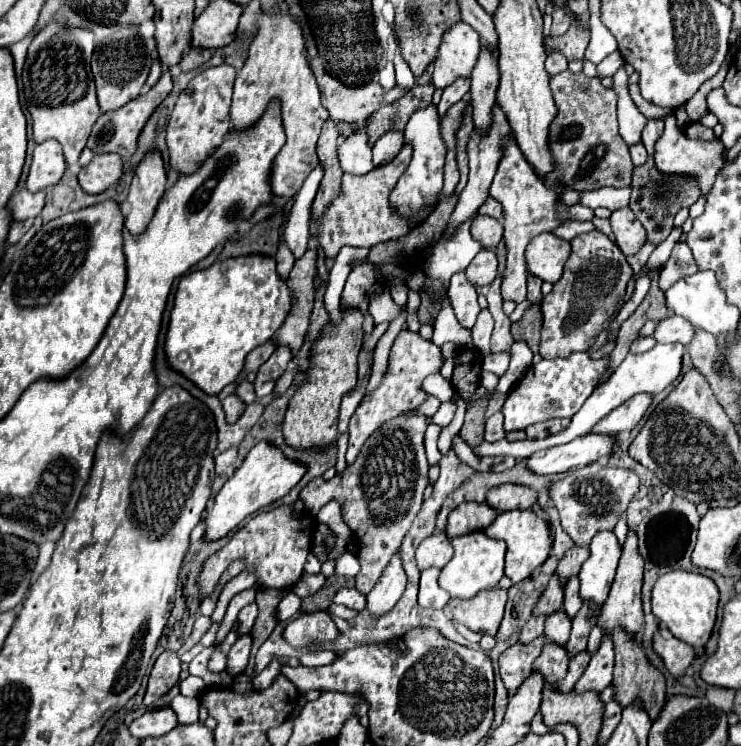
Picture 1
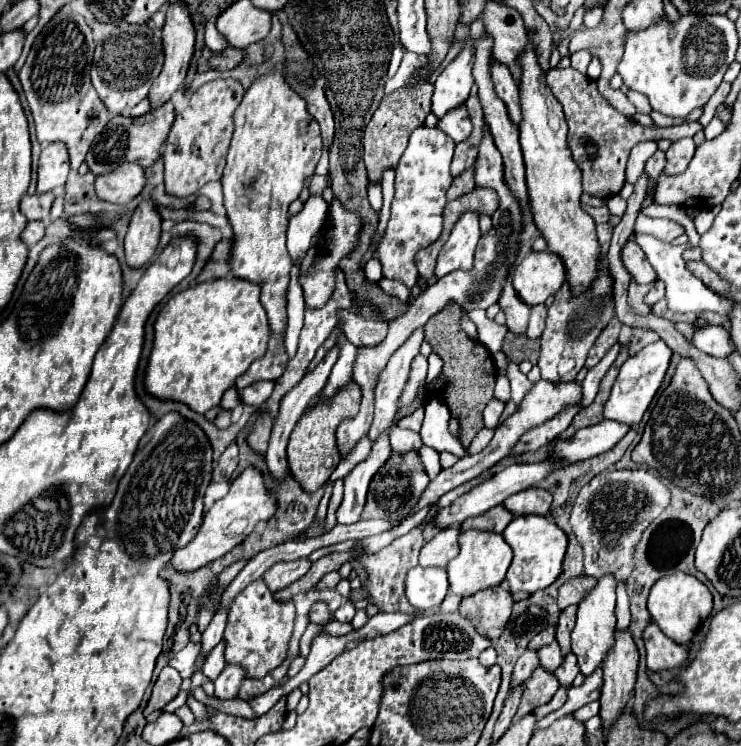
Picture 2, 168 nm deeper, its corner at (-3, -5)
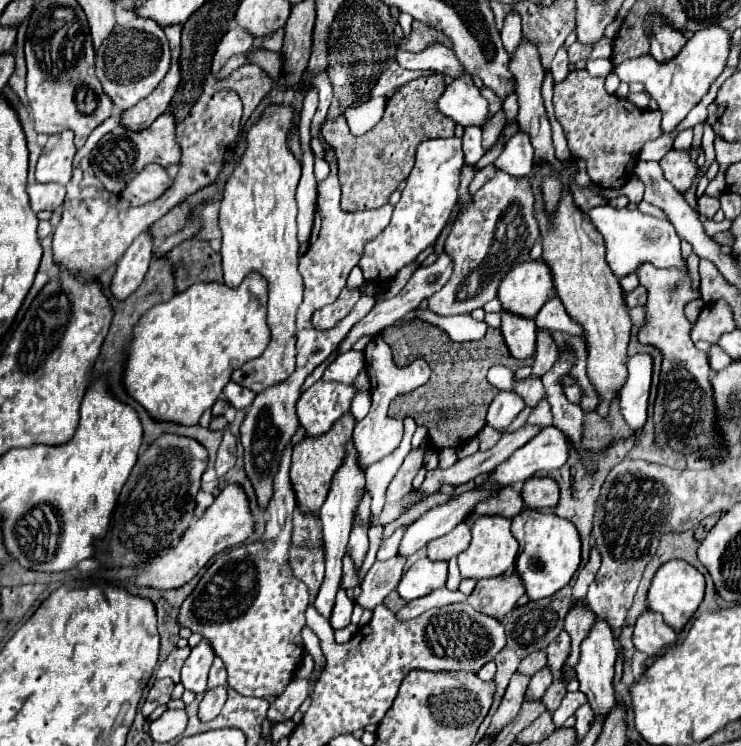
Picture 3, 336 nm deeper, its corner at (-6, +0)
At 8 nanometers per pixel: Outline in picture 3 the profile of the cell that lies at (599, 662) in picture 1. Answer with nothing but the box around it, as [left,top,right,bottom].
[553,692,587,728]

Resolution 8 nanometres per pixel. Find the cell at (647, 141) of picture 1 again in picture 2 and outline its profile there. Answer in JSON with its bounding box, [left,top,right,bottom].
[646,149,666,193]

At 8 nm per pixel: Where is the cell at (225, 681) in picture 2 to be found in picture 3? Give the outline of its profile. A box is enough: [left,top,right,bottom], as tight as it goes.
[199,686,227,722]

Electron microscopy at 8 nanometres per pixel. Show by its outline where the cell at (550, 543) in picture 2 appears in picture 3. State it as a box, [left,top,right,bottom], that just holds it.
[513,508,581,600]

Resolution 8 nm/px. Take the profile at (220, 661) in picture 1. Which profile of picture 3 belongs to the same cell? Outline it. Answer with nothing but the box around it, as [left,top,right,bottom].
[207,658,227,690]

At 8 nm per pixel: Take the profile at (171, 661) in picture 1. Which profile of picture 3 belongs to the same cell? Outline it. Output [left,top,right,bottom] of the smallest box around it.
[141,678,173,716]

